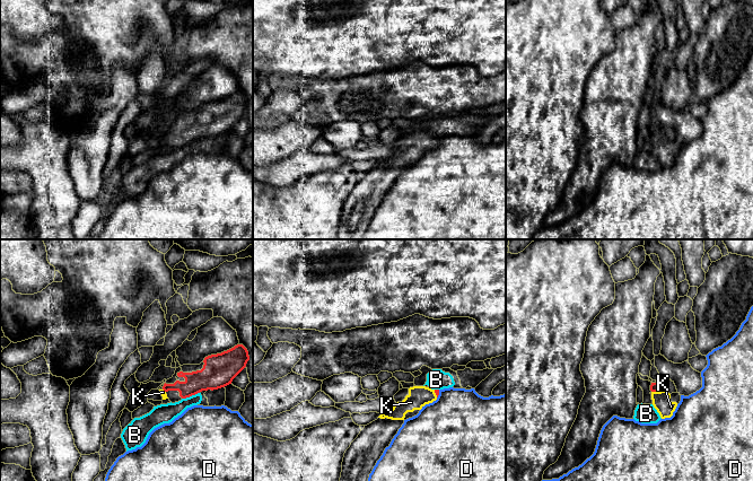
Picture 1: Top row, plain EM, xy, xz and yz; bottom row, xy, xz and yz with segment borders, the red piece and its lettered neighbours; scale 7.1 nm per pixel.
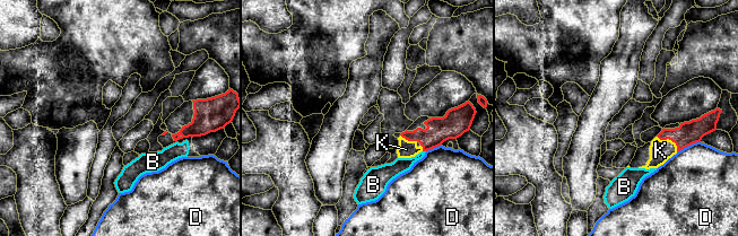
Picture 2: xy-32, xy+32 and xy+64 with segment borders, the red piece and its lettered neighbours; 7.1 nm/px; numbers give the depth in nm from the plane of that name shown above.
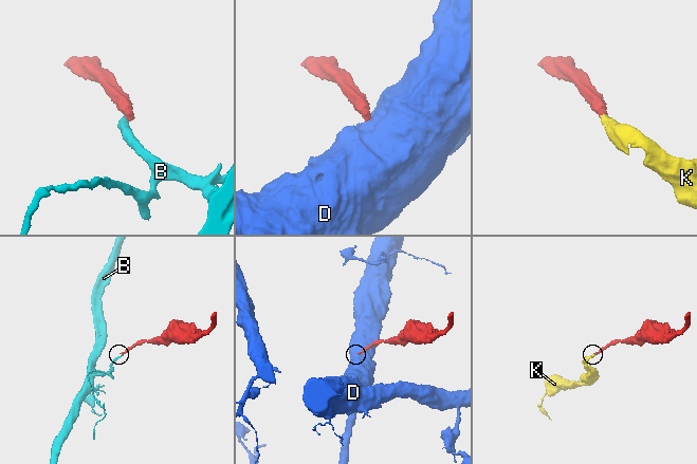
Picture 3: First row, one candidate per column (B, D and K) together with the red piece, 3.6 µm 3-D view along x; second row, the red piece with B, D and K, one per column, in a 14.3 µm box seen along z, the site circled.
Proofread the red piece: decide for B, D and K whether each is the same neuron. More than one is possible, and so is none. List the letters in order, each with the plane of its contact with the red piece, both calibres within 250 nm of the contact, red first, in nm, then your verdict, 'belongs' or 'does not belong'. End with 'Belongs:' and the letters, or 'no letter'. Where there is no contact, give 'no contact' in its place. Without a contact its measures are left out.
B: xy | 220/140 nm | does not belong
D: xz | 30/460 nm | does not belong
K: yz | 70/130 nm | belongs
Belongs: K

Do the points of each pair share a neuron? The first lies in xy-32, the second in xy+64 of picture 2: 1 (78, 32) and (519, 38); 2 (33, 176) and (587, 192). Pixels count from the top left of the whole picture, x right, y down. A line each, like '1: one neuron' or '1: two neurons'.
1: one neuron
2: two neurons

